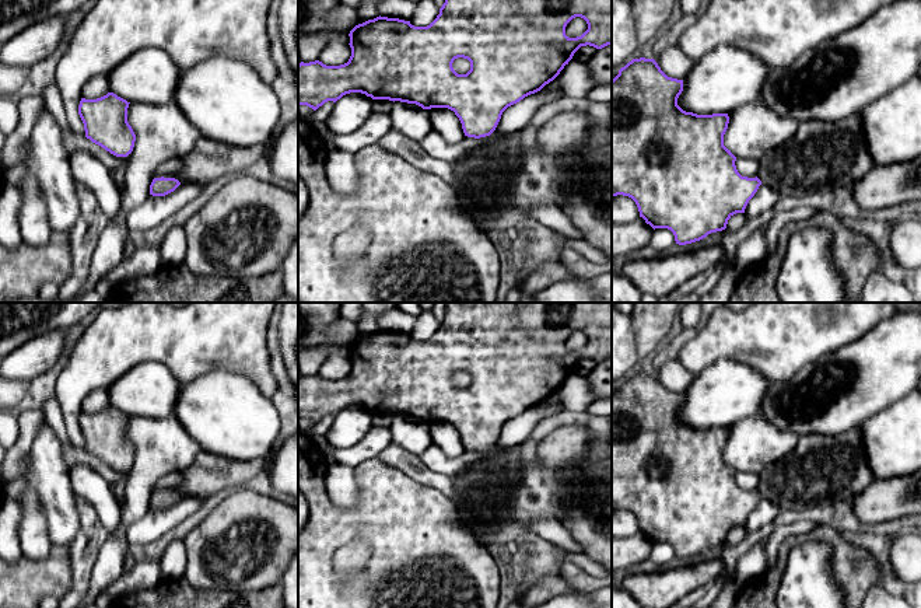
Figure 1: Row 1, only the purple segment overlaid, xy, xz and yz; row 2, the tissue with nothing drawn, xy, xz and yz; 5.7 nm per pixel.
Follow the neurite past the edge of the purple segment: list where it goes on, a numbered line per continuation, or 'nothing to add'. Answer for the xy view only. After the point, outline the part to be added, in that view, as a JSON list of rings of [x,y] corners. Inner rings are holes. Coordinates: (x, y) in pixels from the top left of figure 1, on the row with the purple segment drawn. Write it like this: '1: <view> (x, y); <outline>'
1: xy (209, 160); [[[200,137],[188,154],[176,158],[183,168],[174,178],[181,184],[193,182],[206,186],[224,175],[244,174],[265,154],[266,144],[239,147]]]

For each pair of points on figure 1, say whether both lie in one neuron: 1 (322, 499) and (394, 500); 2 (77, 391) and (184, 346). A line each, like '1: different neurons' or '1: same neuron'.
1: same neuron
2: same neuron

